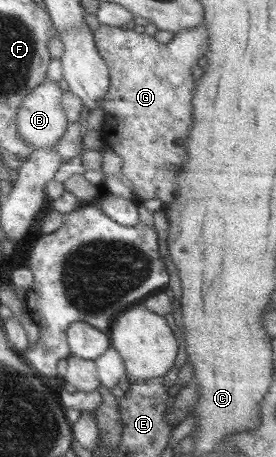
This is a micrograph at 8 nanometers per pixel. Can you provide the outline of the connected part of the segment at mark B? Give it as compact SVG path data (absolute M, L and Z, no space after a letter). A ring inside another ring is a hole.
M48 80L32 91L20 106L18 116L19 132L35 147L35 151L40 148L52 147L60 136L66 131L69 121L61 106L62 90L57 82Z

